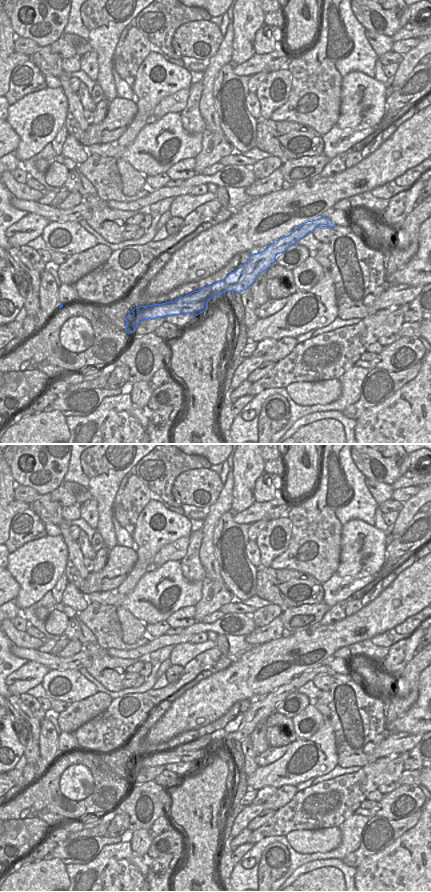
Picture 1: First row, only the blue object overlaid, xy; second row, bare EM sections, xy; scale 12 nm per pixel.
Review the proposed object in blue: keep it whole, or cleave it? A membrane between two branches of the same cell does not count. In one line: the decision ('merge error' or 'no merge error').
merge error

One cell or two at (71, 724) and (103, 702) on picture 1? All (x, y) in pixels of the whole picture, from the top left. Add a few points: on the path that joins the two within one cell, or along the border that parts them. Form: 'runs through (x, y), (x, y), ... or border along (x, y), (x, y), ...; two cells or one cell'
runs through (79, 716), (85, 710), (95, 705); one cell

